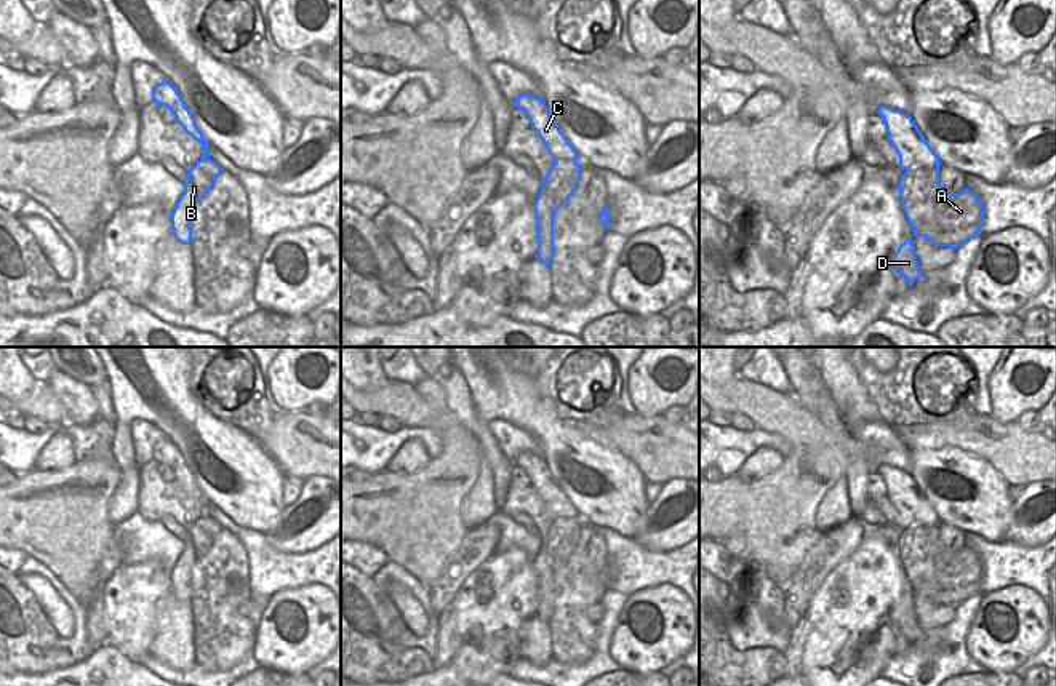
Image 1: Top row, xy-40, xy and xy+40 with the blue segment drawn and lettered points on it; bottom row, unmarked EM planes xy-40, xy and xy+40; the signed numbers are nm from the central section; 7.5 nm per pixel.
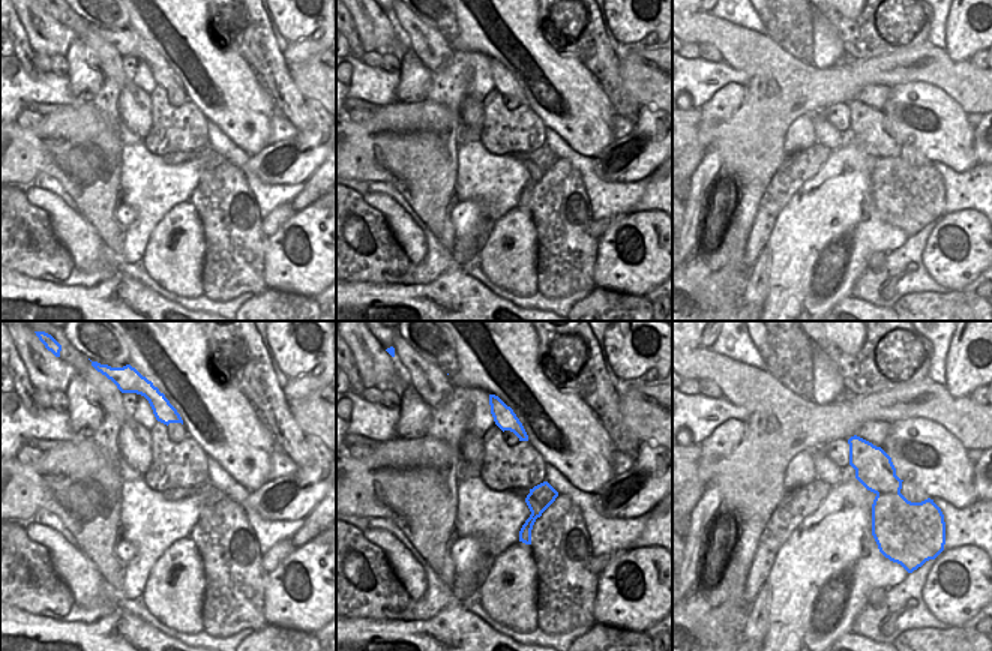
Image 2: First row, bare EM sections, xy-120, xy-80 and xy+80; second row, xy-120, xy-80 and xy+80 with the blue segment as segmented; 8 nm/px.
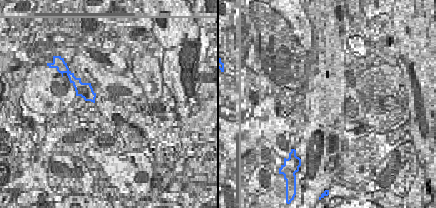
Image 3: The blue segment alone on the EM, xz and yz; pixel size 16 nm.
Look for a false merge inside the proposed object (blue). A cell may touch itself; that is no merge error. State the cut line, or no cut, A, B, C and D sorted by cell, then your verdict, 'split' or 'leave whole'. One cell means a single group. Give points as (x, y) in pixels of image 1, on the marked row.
no cut; A B C D; leave whole

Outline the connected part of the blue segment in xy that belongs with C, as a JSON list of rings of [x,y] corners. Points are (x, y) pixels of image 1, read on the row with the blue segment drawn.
[[[523,93],[514,106],[525,112],[531,128],[555,162],[541,181],[541,192],[533,201],[538,227],[538,253],[534,257],[550,265],[554,257],[554,213],[570,200],[579,184],[581,166],[576,163],[579,154],[555,125],[544,99]]]

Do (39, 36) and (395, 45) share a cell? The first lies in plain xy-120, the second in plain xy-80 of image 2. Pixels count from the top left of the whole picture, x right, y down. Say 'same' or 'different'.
different

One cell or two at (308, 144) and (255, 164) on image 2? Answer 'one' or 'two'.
one

